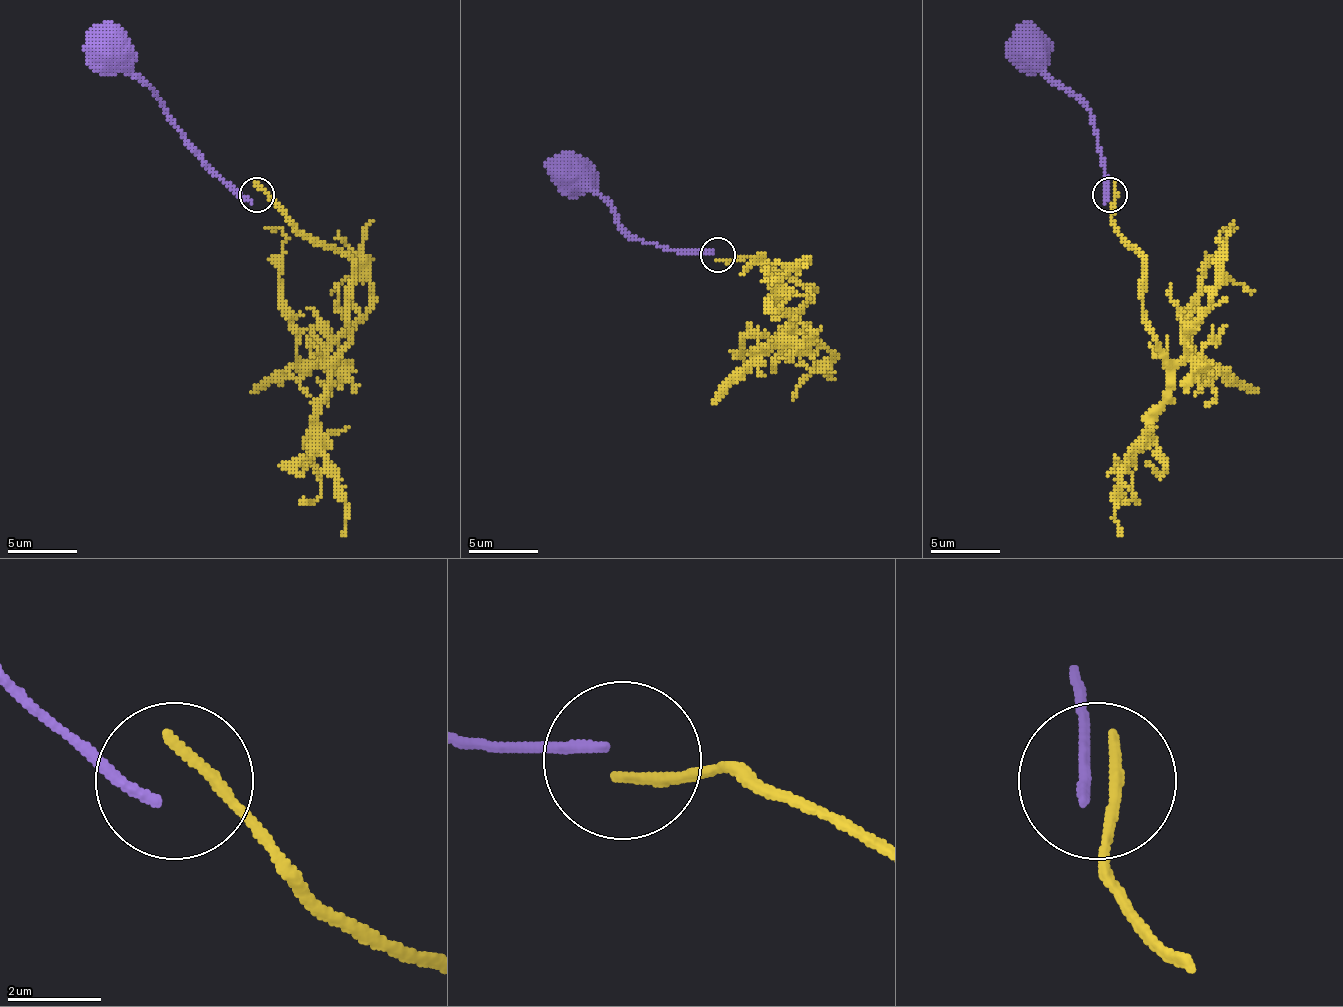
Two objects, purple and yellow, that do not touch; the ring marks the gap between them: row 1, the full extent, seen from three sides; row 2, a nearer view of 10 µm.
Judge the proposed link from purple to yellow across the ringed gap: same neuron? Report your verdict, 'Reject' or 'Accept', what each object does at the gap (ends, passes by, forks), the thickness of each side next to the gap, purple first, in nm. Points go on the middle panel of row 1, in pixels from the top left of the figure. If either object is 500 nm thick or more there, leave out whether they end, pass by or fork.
Reject. At the ring purple ends. At the ring yellow ends. Thickness 240 nm (purple) against 320 nm

